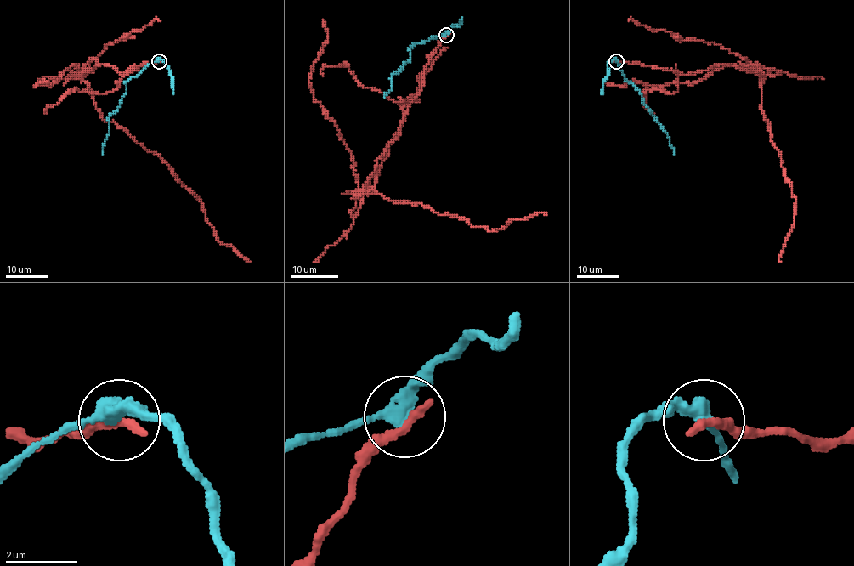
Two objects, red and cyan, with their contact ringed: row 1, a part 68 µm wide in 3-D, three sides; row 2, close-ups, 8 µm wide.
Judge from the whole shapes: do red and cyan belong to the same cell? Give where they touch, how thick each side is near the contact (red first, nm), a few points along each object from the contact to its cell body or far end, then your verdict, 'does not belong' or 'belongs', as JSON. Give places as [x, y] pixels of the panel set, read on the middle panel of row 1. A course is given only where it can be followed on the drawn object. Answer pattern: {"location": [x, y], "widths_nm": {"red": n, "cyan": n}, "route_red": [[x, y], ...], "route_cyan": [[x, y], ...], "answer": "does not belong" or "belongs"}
{"location": [446, 35], "widths_nm": {"red": 320, "cyan": 380}, "route_red": [[446, 36], [364, 193], [421, 204], [489, 230], [545, 214]], "route_cyan": [[446, 34], [415, 43], [410, 49], [410, 60], [391, 76], [391, 88], [385, 98]], "answer": "does not belong"}

